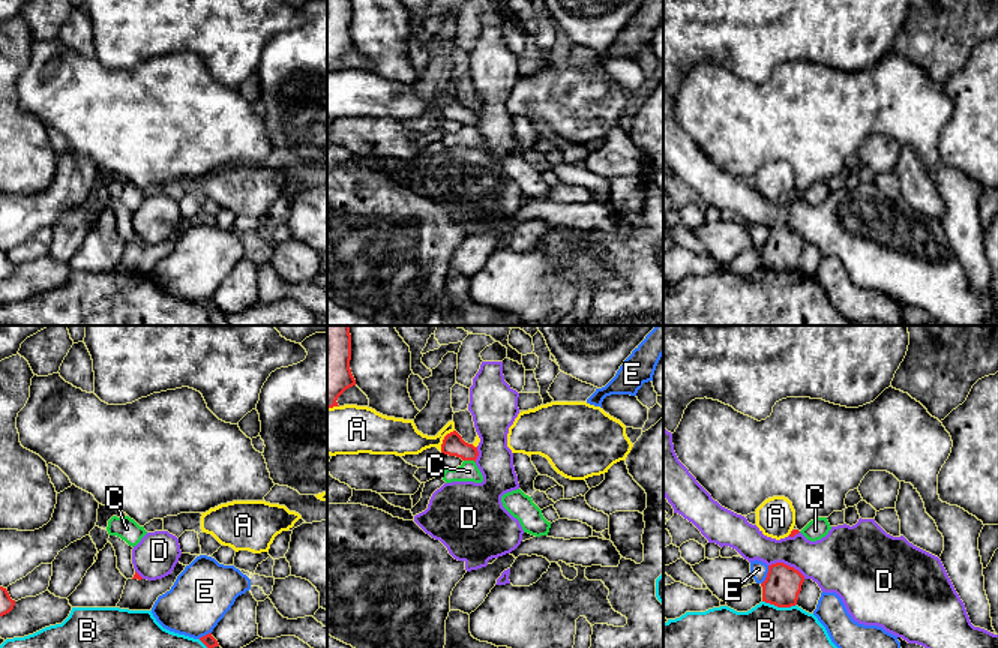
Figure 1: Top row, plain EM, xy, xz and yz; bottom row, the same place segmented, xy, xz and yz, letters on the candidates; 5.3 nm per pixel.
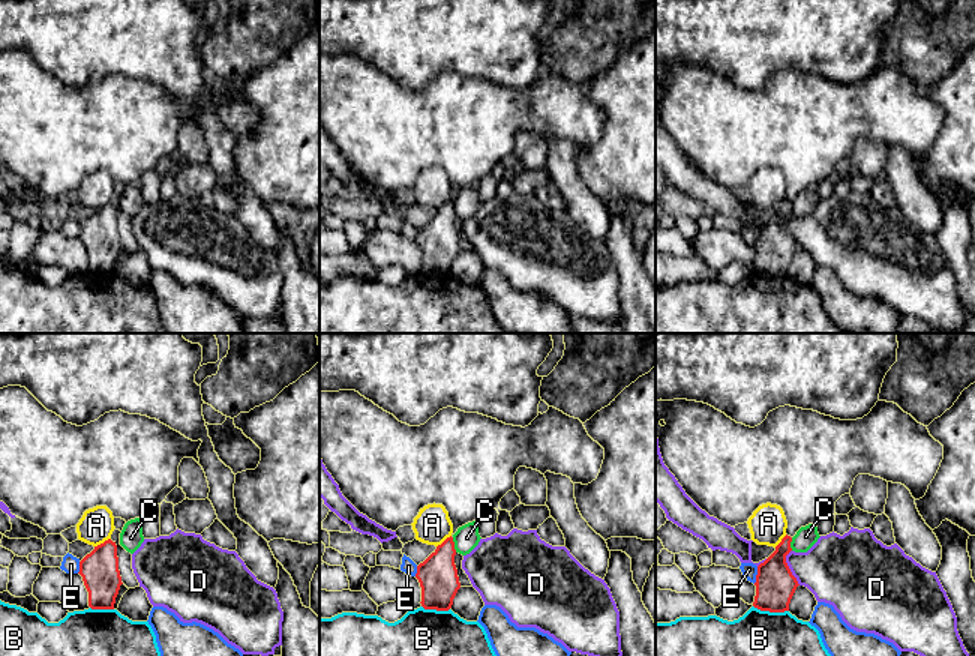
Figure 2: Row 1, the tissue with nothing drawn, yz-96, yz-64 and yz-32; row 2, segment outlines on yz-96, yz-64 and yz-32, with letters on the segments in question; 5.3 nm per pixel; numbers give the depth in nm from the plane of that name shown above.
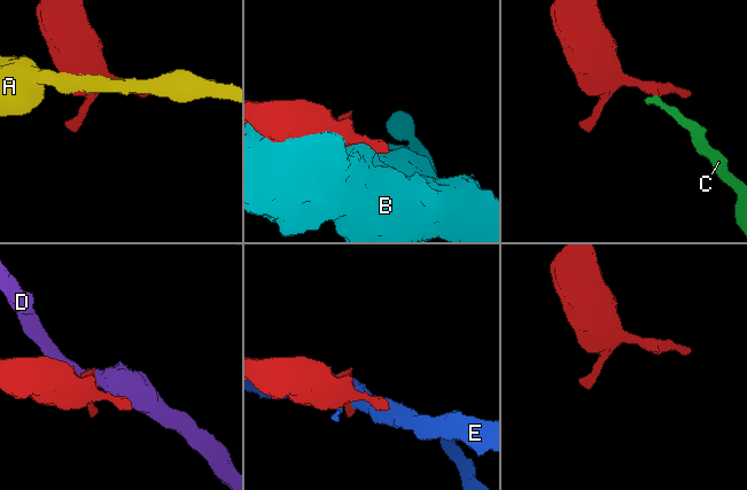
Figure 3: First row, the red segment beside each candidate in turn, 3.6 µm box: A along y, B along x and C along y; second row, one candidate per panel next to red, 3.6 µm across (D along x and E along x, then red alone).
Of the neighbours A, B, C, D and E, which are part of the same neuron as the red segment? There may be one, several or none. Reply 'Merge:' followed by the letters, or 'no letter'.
Merge: no letter

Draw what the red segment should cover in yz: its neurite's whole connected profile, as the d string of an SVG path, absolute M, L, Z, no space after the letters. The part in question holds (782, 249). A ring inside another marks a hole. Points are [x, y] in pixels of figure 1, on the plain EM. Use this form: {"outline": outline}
{"outline": "M783 226L768 230L768 237L762 250L762 266L777 272L797 268L804 240Z"}

